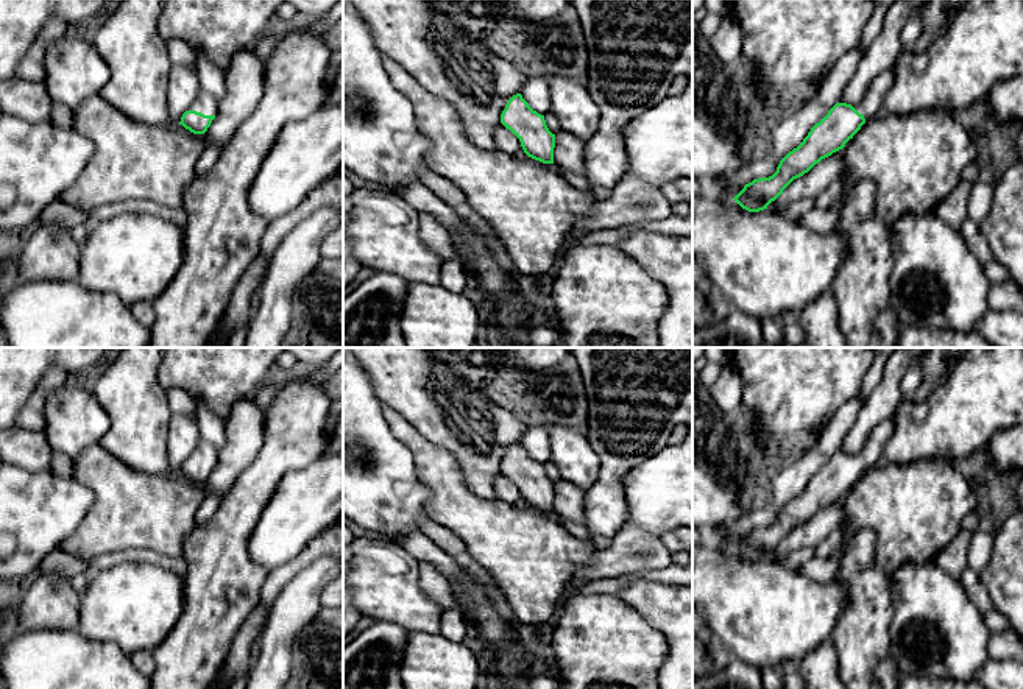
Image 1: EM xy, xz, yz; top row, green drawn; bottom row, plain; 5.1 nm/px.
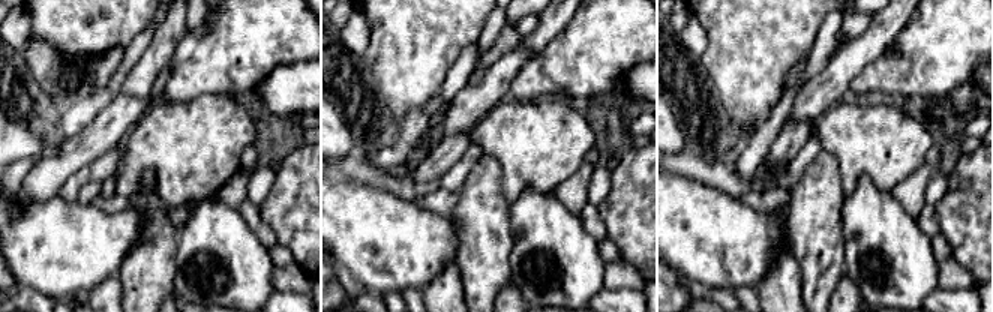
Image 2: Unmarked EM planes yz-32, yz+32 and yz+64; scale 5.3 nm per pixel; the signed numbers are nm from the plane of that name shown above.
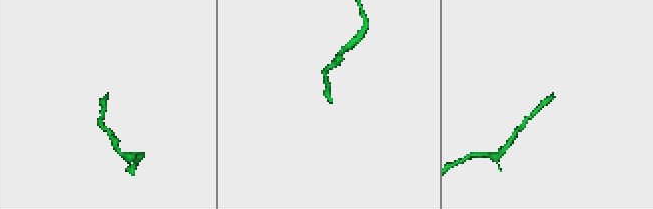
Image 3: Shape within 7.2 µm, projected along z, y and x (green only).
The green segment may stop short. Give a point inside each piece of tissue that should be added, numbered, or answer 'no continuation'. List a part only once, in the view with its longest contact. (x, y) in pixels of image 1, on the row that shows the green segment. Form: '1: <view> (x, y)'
1: xy (205, 103)

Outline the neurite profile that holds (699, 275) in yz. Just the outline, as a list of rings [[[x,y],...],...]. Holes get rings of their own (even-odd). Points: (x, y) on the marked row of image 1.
[[[692,256],[692,285],[699,290],[703,299],[713,307],[711,282],[706,279],[705,267]]]

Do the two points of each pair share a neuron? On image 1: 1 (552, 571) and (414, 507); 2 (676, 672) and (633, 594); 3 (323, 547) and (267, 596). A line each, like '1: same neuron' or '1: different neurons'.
1: different neurons
2: same neuron
3: same neuron

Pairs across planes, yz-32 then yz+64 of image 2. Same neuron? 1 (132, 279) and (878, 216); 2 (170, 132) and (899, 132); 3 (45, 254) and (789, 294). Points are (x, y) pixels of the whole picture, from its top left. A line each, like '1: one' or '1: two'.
1: two
2: one
3: two

